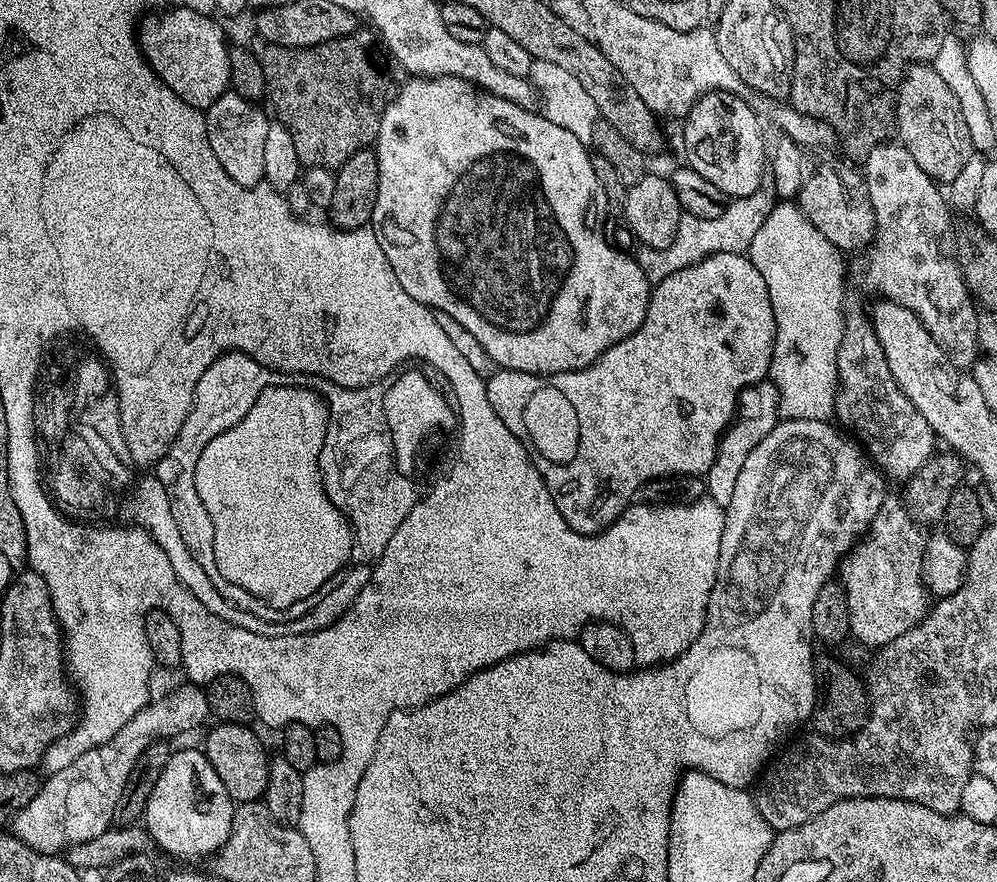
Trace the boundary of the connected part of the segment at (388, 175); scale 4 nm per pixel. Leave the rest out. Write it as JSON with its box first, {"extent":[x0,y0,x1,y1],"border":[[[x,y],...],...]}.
{"extent":[372,76,650,376],"border":[[[438,76],[435,78],[412,78],[409,81],[409,84],[401,86],[400,93],[397,96],[395,93],[386,106],[374,145],[374,151],[378,158],[378,202],[374,202],[372,224],[382,250],[386,254],[386,262],[390,262],[390,270],[394,270],[394,278],[398,278],[398,282],[402,282],[402,290],[406,290],[406,294],[410,294],[410,298],[422,302],[427,308],[442,314],[450,314],[450,318],[456,319],[462,327],[470,330],[470,334],[474,334],[474,338],[478,338],[478,342],[482,342],[486,354],[490,354],[490,358],[494,358],[496,365],[510,372],[529,372],[535,376],[553,376],[559,372],[573,372],[579,368],[588,368],[599,356],[606,354],[606,350],[610,350],[610,346],[630,338],[630,334],[634,334],[634,330],[638,330],[646,318],[650,285],[646,274],[642,274],[642,270],[636,265],[635,259],[629,253],[627,256],[626,253],[619,252],[614,245],[608,244],[607,238],[604,237],[604,211],[609,211],[610,205],[602,190],[602,182],[598,182],[598,174],[594,174],[592,156],[586,145],[578,142],[578,138],[574,138],[574,134],[570,134],[570,130],[562,130],[562,126],[554,126],[554,122],[547,120],[539,111],[523,108],[506,98],[495,96],[484,91],[483,88],[477,88],[468,80],[459,80],[456,76]]]}

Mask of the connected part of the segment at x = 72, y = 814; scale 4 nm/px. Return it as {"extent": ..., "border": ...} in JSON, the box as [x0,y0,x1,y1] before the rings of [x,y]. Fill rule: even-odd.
{"extent":[10,682,210,854],"border":[[[184,682],[181,688],[176,688],[173,692],[165,694],[161,700],[153,699],[110,742],[102,746],[94,746],[82,754],[82,758],[74,758],[66,770],[58,770],[51,773],[41,783],[38,794],[34,802],[30,802],[23,808],[17,816],[12,817],[10,828],[14,835],[26,846],[30,846],[39,852],[50,852],[53,854],[63,853],[72,847],[73,844],[81,844],[90,838],[98,838],[98,834],[108,831],[113,827],[116,816],[116,807],[120,804],[120,799],[124,796],[124,787],[128,784],[128,779],[132,776],[132,771],[136,768],[136,759],[151,746],[155,740],[160,740],[163,736],[176,736],[179,732],[192,732],[204,719],[209,719],[210,711],[208,707],[208,694],[201,685],[191,682]]]}

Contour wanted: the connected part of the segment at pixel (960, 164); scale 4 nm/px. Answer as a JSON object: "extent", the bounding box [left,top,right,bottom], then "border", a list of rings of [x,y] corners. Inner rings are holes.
{"extent":[894,62,974,186],"border":[[[928,62],[911,64],[900,87],[896,89],[894,132],[910,158],[914,158],[914,162],[926,170],[928,177],[941,186],[947,186],[951,180],[958,179],[974,156],[962,106],[941,75]]]}

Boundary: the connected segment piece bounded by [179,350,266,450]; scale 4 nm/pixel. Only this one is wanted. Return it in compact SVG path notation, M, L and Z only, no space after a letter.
M225 351L214 363L207 368L199 379L195 388L195 398L192 399L192 408L182 424L181 436L194 436L200 448L209 447L216 437L228 432L230 427L237 425L250 412L253 401L257 400L266 368L256 359L250 358L244 352Z

